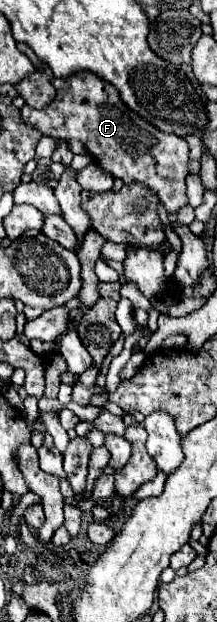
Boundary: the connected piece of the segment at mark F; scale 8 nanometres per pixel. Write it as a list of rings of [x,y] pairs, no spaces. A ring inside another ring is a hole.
[[[78,72],[70,78],[52,78],[56,98],[50,106],[34,110],[24,106],[20,110],[22,120],[46,136],[60,140],[80,140],[92,154],[98,166],[120,178],[124,184],[142,182],[152,188],[162,200],[168,214],[176,214],[188,204],[186,198],[186,176],[188,176],[188,144],[176,134],[162,134],[154,130],[144,118],[138,118],[118,98],[118,90],[108,82],[92,76],[90,72]]]

